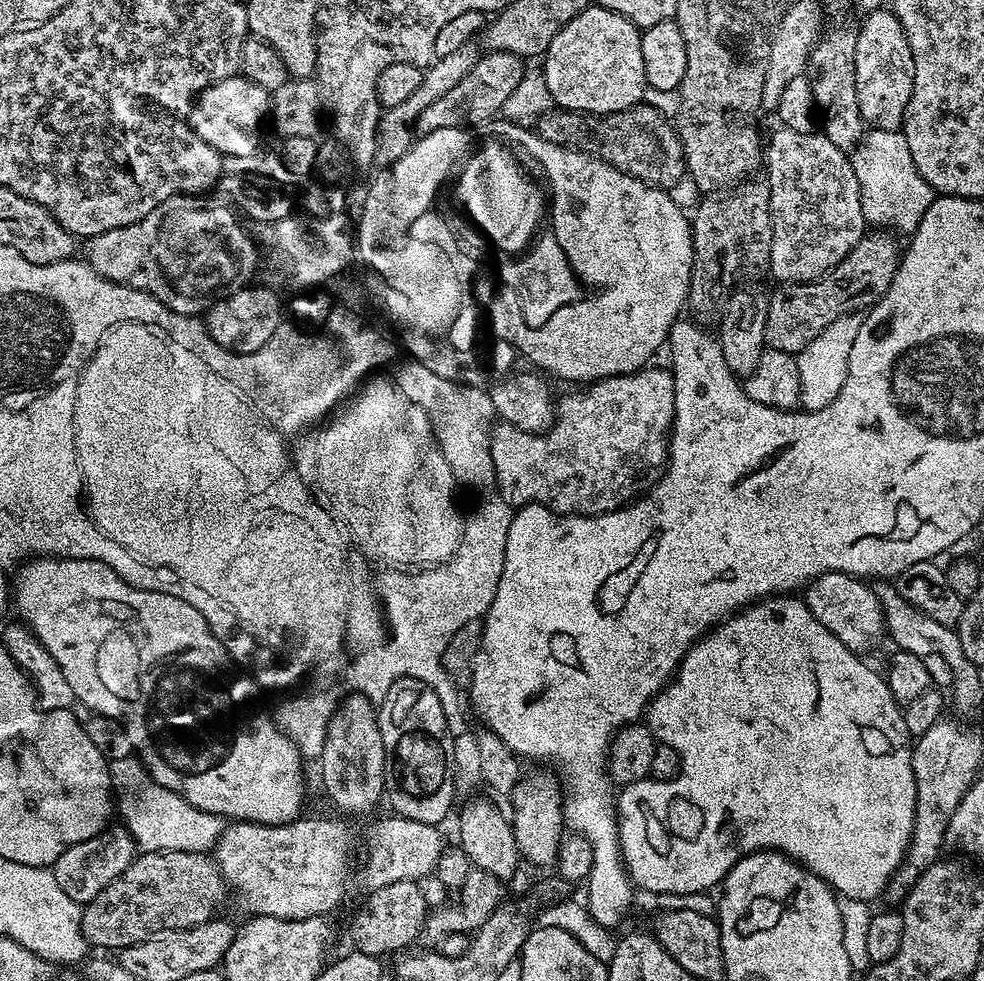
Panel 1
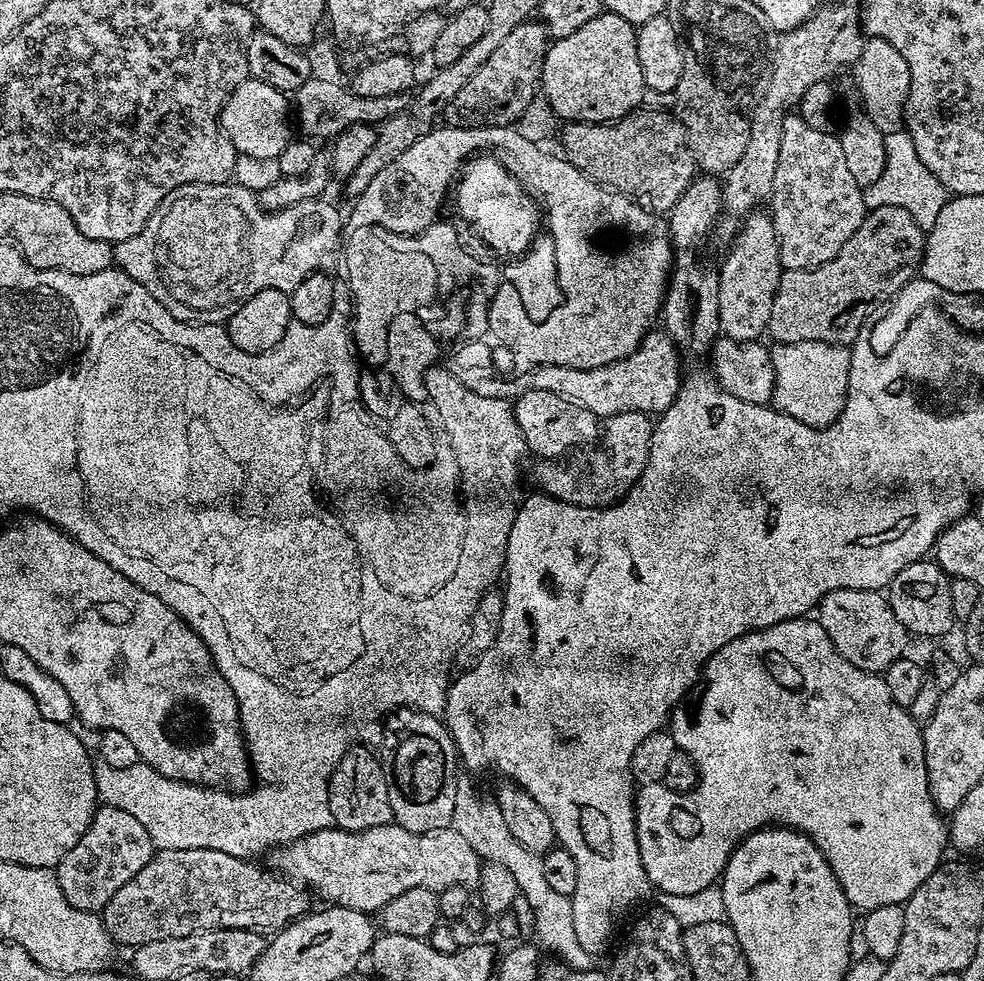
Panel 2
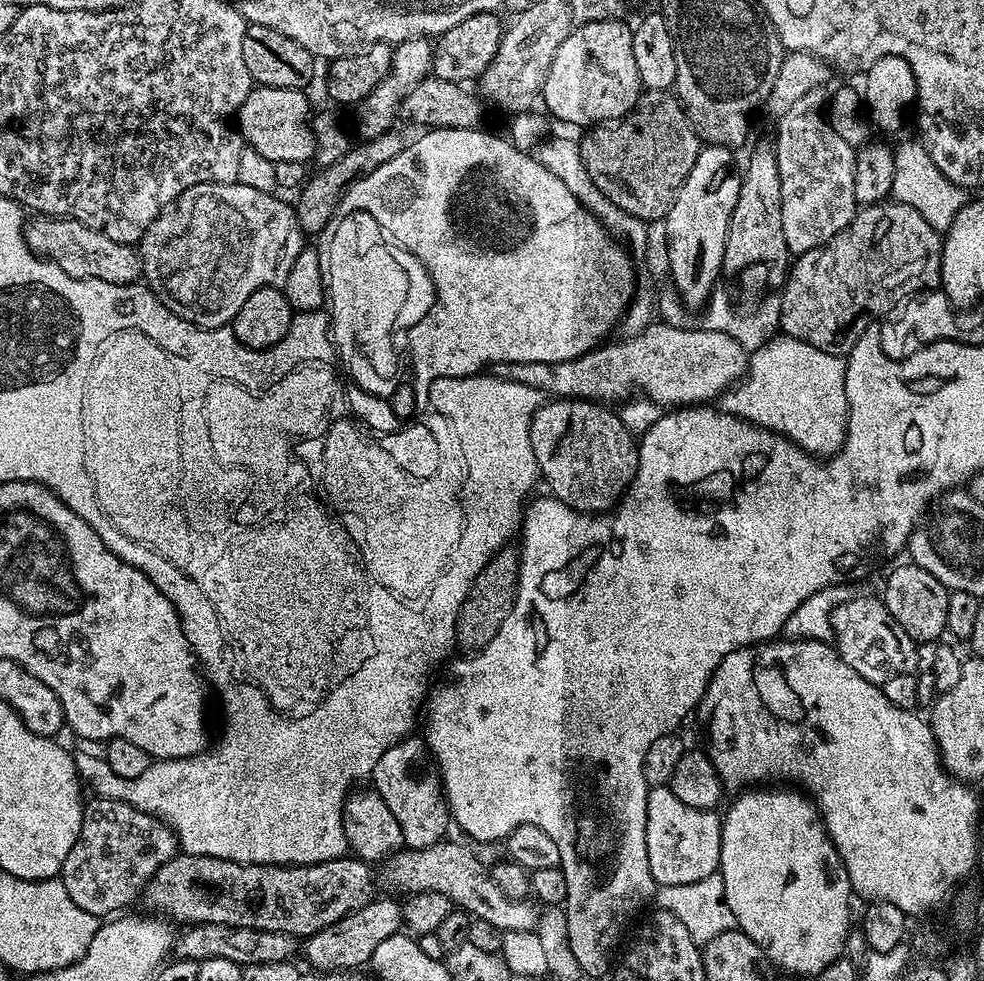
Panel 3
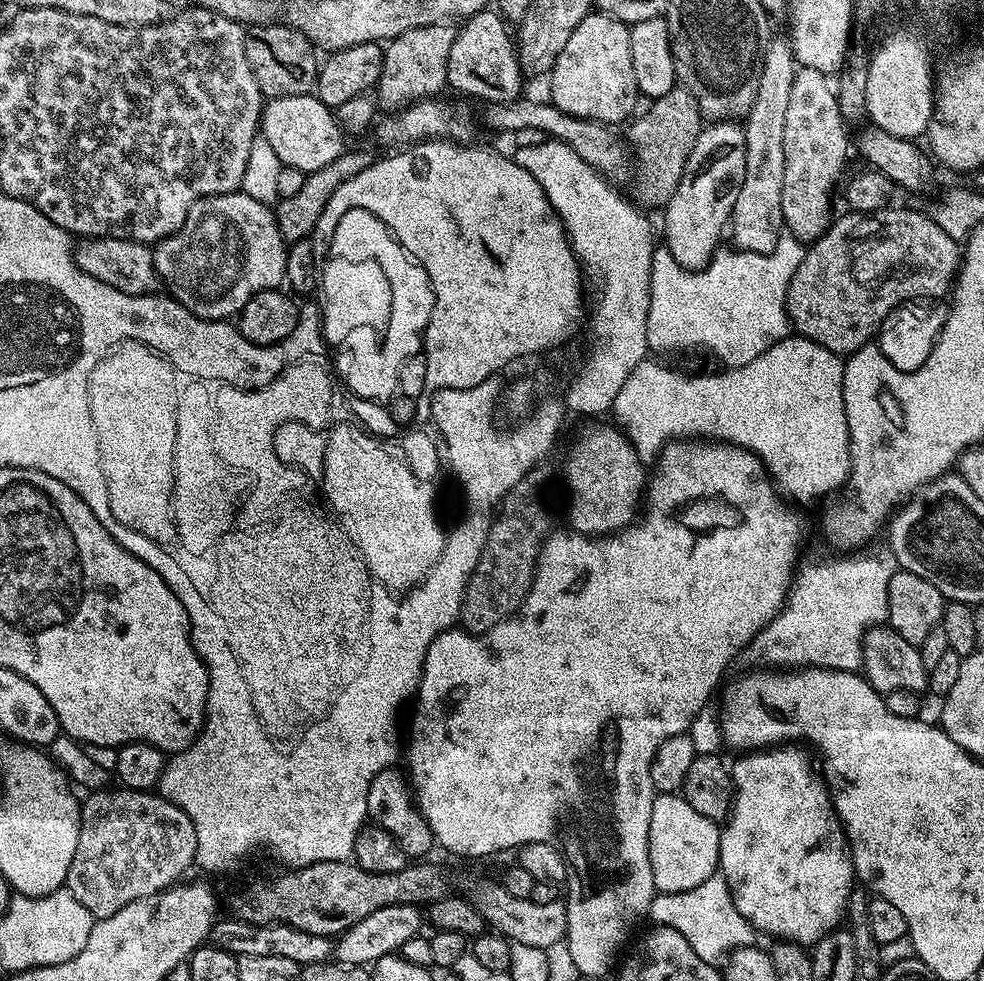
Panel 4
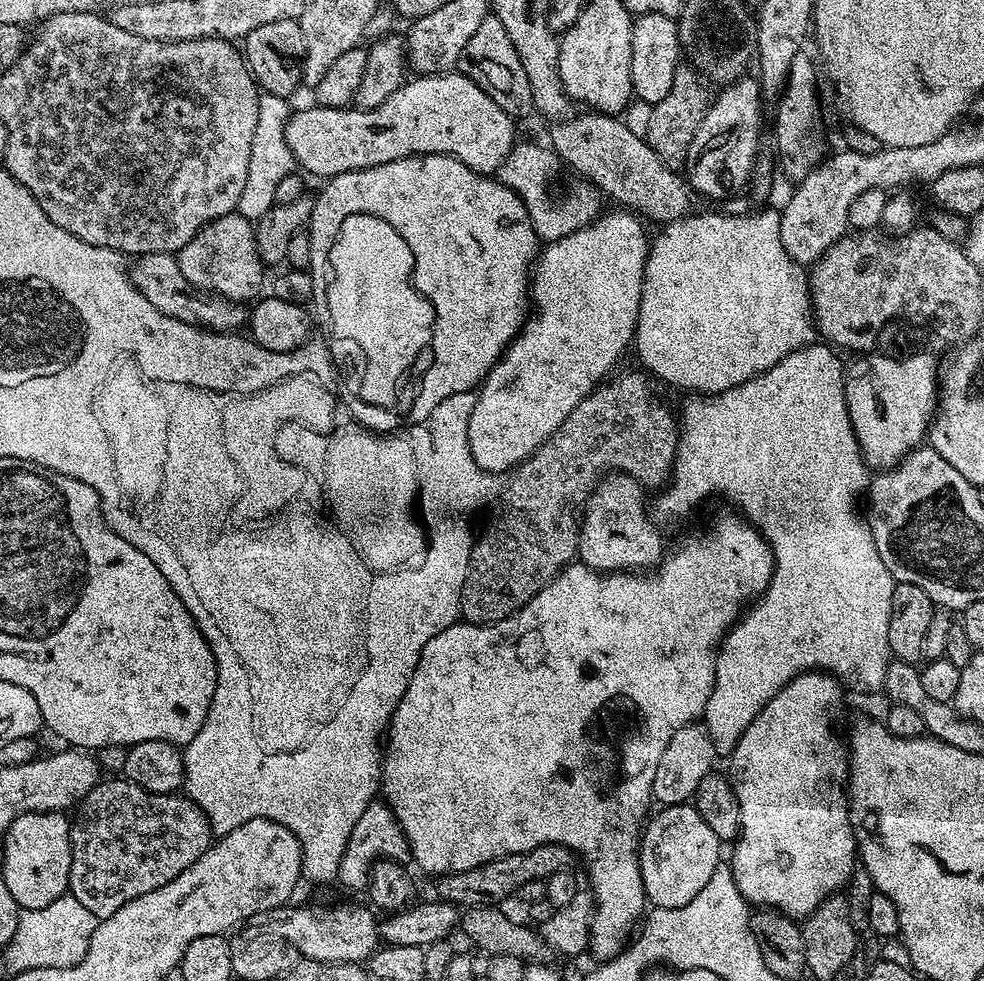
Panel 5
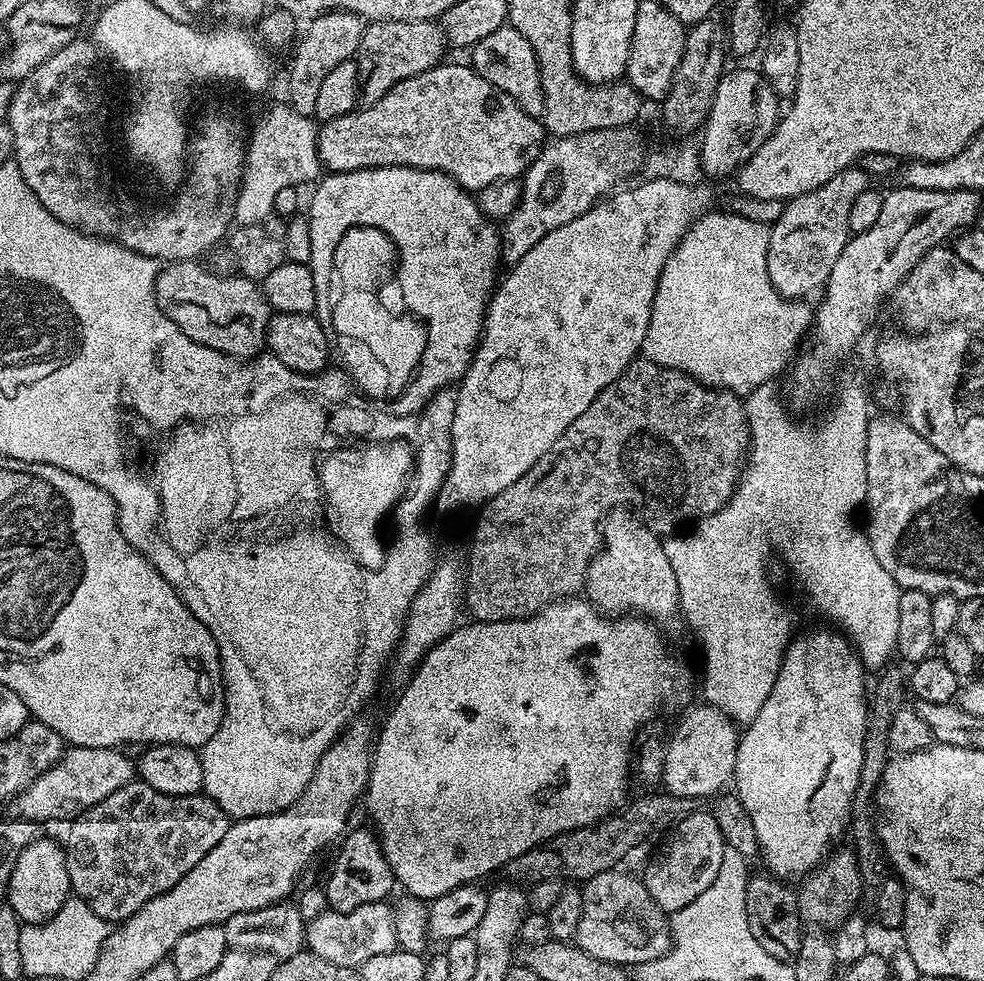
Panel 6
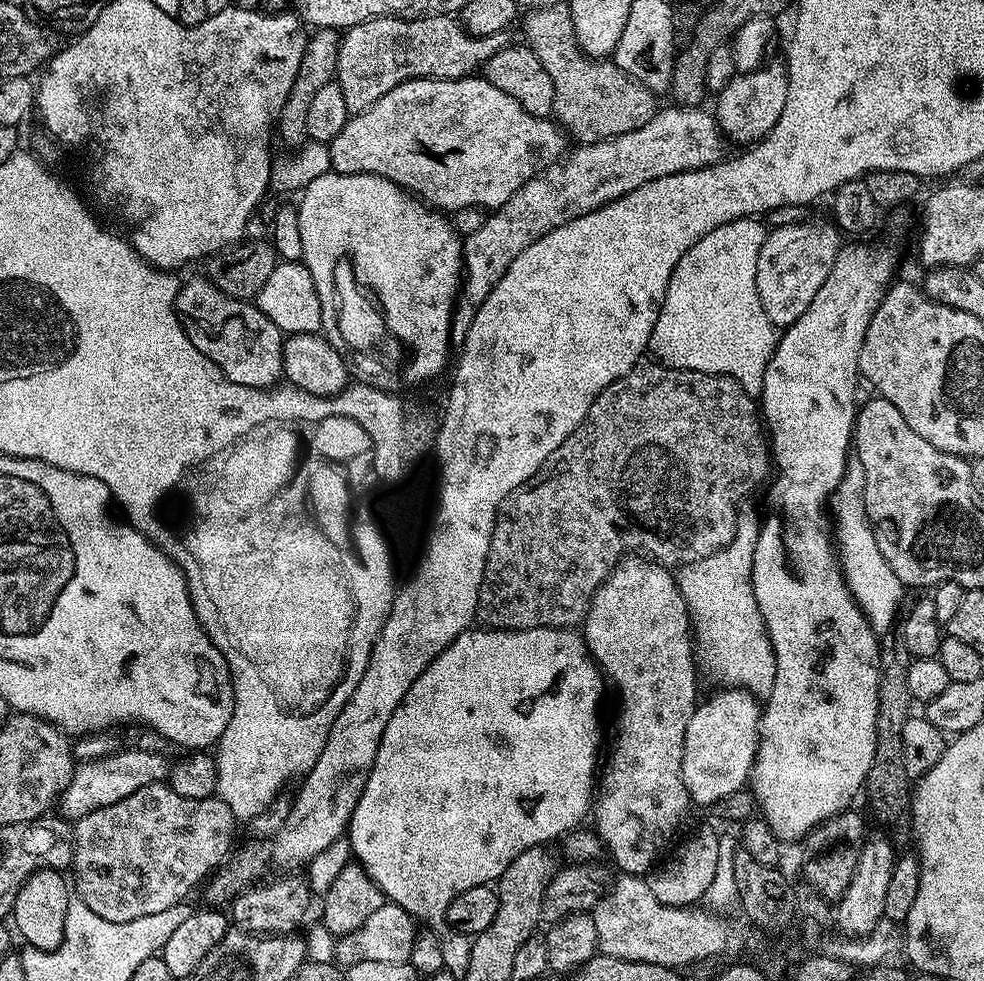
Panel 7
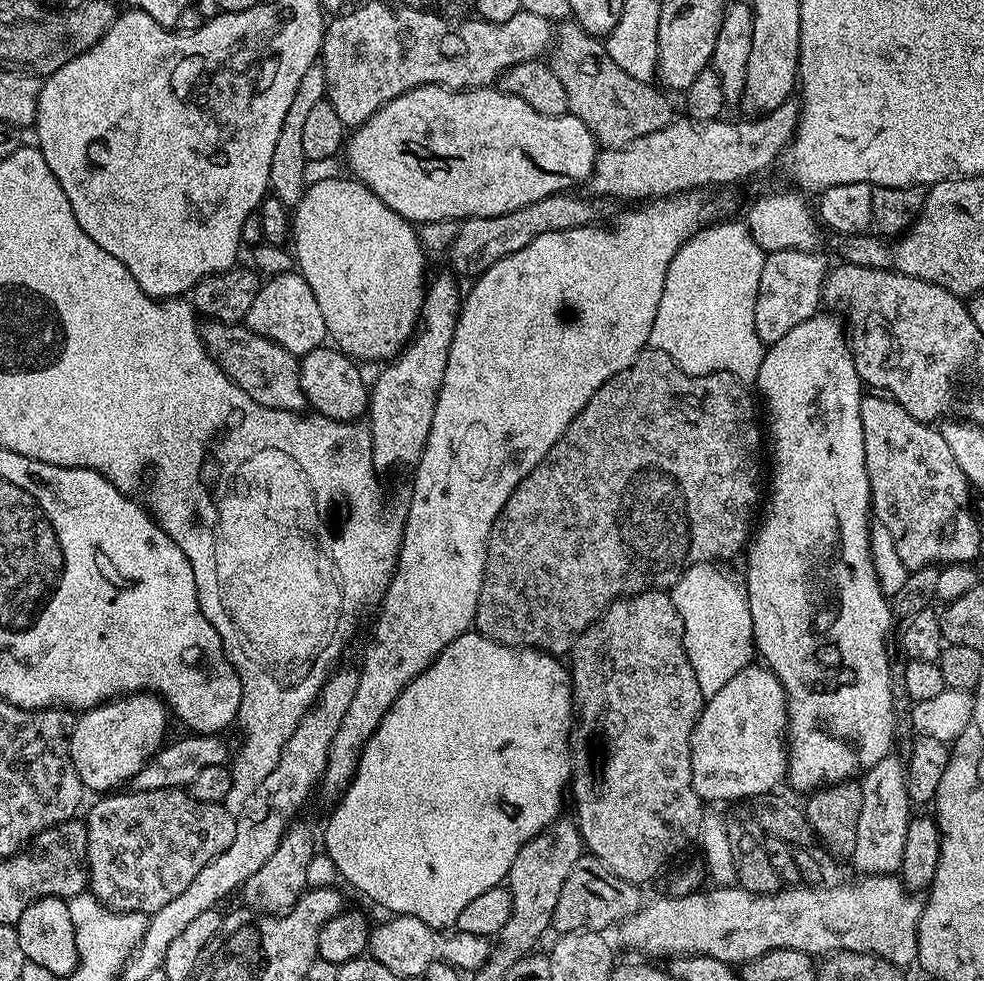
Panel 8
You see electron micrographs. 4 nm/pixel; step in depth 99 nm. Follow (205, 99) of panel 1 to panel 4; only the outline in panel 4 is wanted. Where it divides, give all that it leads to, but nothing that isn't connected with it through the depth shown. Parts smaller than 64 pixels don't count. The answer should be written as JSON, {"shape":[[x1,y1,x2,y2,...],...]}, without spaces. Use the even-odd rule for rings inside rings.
{"shape":[[305,94,302,96,274,96,263,105,260,113,259,135,270,142,270,147,274,154,278,154,281,165,294,170,302,170,305,174,314,170,322,170,322,166,327,166,329,162,334,162,346,151,346,133,343,127,337,122,333,109,326,107,315,94]]}

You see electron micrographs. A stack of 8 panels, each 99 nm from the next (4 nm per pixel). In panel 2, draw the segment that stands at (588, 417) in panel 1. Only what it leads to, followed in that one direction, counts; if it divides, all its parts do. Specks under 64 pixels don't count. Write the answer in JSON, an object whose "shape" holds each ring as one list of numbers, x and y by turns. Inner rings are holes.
{"shape":[[617,412,614,416,609,416,603,421,602,424,602,435,599,437,598,445,604,452,600,452,596,457,593,458,589,464,560,464,564,462,557,462,556,460,545,460,543,458,535,461,536,465,532,468,532,476,536,479,536,484,541,493,545,496,552,496,555,500,561,500,567,504,573,504,574,506,582,506,583,508,607,508,609,504,614,504,622,497,627,496,630,489,638,482,638,478,643,474,644,467,648,461,648,455,650,454,650,442,652,441,652,429,654,427,653,421,650,419,649,413,647,412]]}

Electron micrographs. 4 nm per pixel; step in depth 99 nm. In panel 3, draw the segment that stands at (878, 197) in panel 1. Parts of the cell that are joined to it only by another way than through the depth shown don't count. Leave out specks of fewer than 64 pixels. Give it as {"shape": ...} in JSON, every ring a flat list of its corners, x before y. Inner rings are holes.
{"shape":[[912,138,902,141,898,146,895,145,891,199,897,204,914,206,914,210,918,210,918,214,922,214,922,218,926,218,926,222,934,226,934,230,944,234,951,228,958,210,962,210,966,202,966,192,954,182,950,182,950,178,946,178,946,174,942,174,938,166,934,166,934,158,926,154,924,145,919,139]]}

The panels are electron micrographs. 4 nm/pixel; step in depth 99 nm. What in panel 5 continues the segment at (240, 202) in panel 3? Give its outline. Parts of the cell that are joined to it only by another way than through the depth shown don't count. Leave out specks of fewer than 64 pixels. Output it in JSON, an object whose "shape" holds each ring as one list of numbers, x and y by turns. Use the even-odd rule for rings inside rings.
{"shape":[[237,211,211,220,205,228,200,228,198,234,194,234,194,238,182,246,176,261,186,282,190,282,193,288,225,296,233,302,251,301,257,295,255,292,259,290,266,271,266,265,258,254,253,221]]}

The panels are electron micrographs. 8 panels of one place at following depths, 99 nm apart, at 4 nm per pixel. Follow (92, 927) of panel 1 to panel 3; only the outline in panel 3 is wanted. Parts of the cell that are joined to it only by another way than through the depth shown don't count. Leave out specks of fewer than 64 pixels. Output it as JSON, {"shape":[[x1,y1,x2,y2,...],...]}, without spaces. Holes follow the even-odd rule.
{"shape":[[178,854,170,858,148,881,142,893,142,901,149,913,163,914,177,925,221,924,254,930,284,932,293,938,307,938,318,930,346,918,351,912,359,912,362,905,377,895,372,885,373,869,365,861,355,858,327,860,317,864,239,864,222,858]]}

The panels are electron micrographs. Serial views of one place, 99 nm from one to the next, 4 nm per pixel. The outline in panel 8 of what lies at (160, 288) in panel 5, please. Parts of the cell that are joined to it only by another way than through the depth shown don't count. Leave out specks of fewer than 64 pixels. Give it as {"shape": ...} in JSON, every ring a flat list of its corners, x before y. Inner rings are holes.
{"shape":[[205,319,199,325,200,340,217,366,254,402,267,408,303,413,306,408,304,391,300,385,300,361,294,353,268,337,259,336,243,323,224,324,221,320]]}

